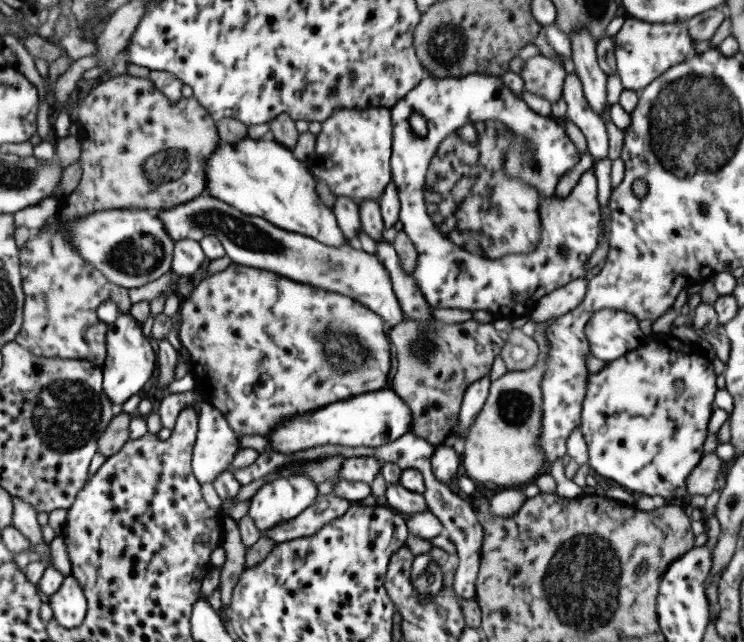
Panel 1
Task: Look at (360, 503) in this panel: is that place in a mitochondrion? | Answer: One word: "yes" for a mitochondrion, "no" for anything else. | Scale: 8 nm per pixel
no

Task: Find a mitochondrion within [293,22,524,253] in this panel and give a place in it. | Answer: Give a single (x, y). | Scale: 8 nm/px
(442, 49)

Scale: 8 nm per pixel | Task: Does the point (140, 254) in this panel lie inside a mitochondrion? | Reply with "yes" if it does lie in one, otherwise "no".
yes

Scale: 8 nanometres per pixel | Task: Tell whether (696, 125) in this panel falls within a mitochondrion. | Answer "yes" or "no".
yes

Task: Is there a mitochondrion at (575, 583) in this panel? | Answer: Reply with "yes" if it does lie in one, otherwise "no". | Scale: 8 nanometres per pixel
yes

